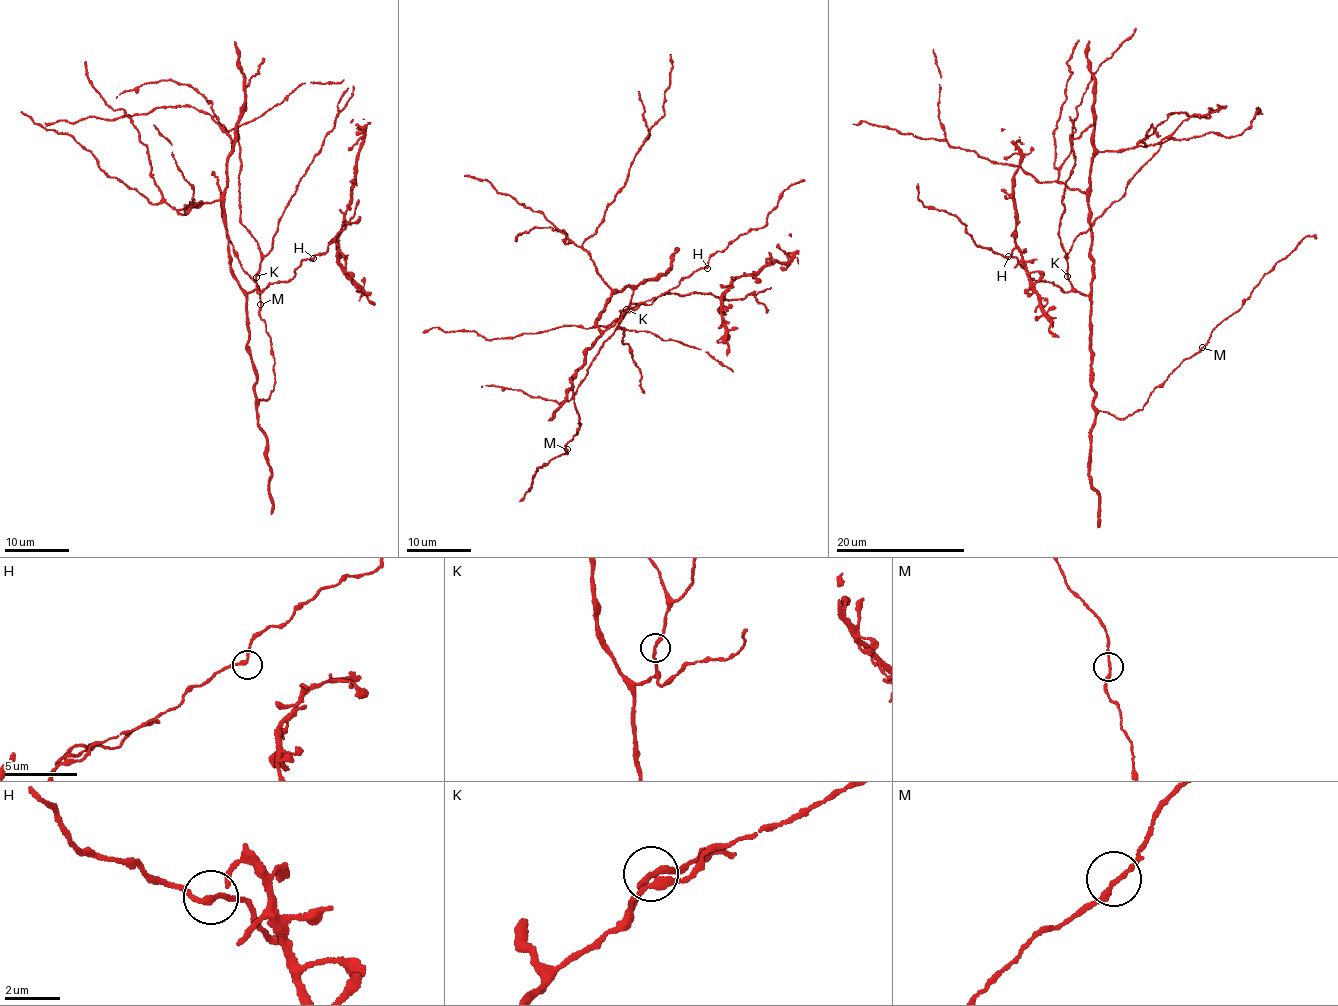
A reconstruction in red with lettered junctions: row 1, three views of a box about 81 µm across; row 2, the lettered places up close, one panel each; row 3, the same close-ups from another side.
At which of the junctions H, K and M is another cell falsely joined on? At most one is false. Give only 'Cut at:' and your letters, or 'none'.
Cut at: none

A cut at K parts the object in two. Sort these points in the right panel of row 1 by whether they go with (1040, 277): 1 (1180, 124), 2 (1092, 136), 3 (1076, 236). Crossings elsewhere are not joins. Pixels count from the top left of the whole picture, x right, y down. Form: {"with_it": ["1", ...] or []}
{"with_it": ["2"]}

